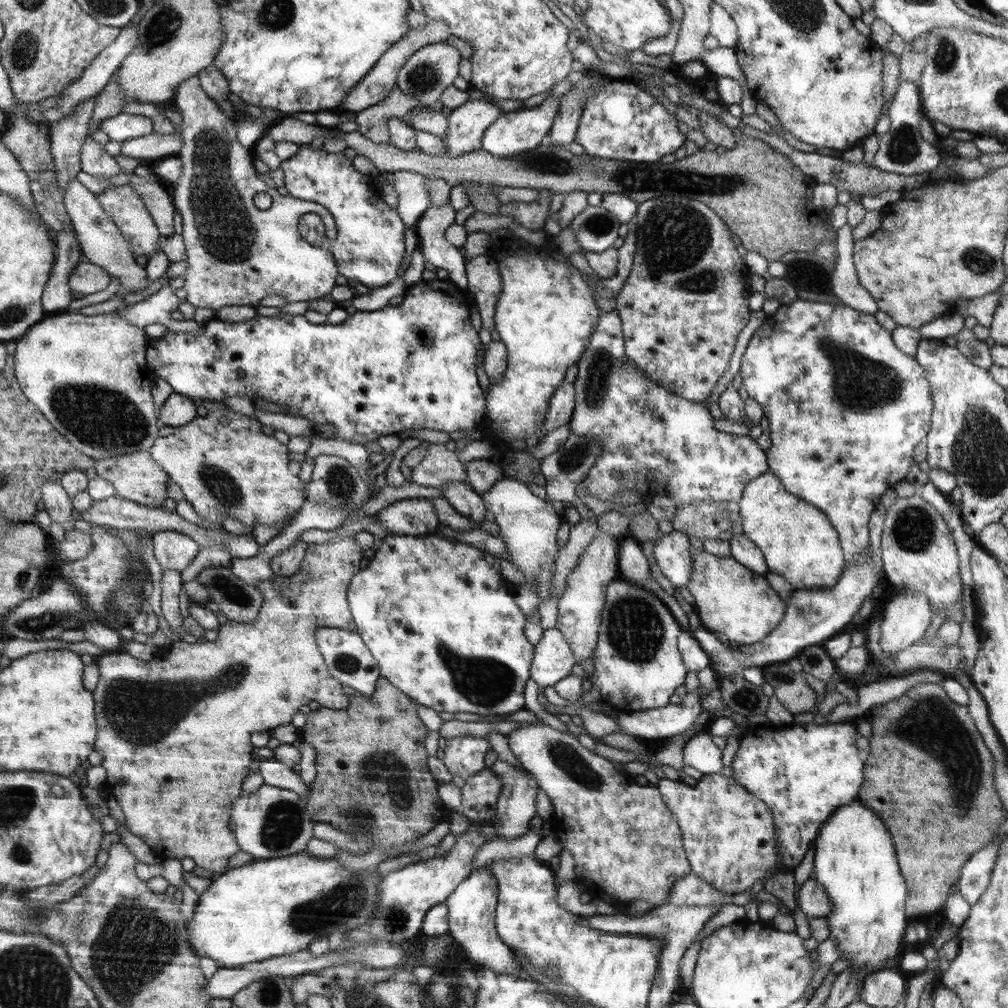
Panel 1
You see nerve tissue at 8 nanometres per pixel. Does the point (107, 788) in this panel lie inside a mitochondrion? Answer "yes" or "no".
no

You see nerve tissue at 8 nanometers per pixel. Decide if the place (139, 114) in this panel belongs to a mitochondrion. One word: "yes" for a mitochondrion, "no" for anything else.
no

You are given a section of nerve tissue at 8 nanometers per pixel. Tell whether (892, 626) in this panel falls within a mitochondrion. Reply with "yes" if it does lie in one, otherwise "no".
no

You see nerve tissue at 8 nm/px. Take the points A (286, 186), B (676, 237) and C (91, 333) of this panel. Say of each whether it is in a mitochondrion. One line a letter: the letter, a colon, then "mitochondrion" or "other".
A: other
B: mitochondrion
C: other

